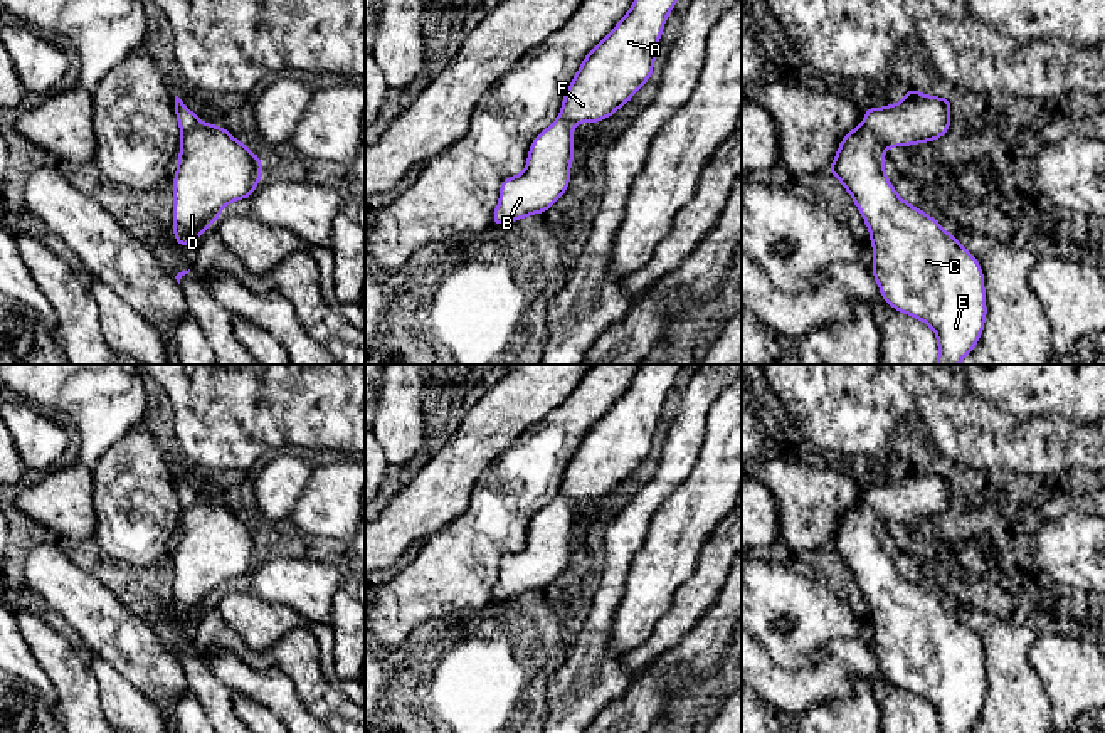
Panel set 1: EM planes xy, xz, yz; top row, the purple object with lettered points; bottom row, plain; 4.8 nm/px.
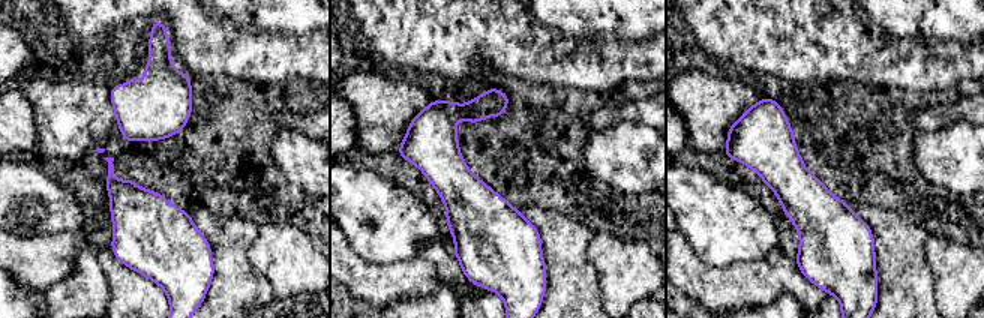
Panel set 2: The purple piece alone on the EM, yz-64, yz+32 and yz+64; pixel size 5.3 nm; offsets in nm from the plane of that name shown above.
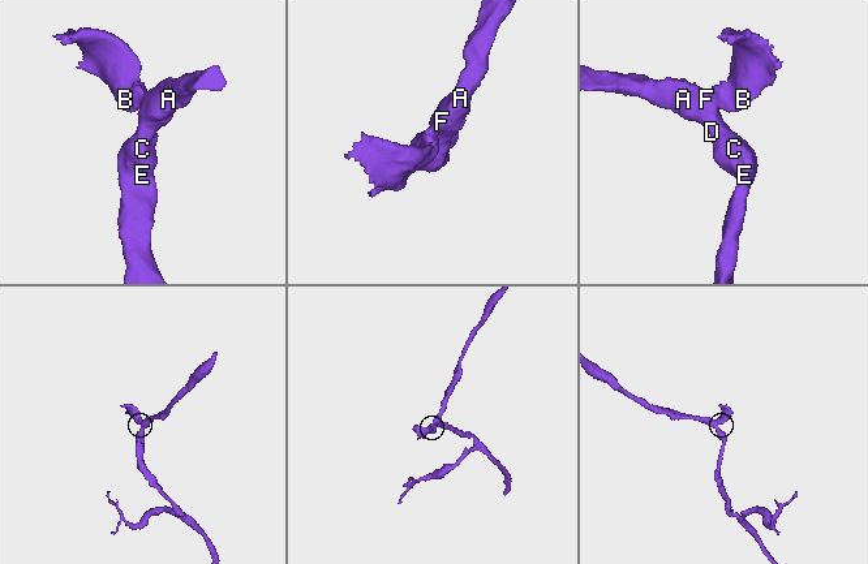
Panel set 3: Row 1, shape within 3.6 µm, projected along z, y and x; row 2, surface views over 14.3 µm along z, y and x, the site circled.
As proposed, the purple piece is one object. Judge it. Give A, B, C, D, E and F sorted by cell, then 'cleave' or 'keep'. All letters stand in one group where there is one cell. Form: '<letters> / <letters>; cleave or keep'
A C D E F / B; cleave

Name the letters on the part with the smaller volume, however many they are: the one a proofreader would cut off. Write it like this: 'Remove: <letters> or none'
Remove: B

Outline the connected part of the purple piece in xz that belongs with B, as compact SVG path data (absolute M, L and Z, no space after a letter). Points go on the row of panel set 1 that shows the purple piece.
M558 116L533 140L526 168L520 175L501 182L500 202L491 224L506 225L555 205L570 182L572 133L574 124Z

